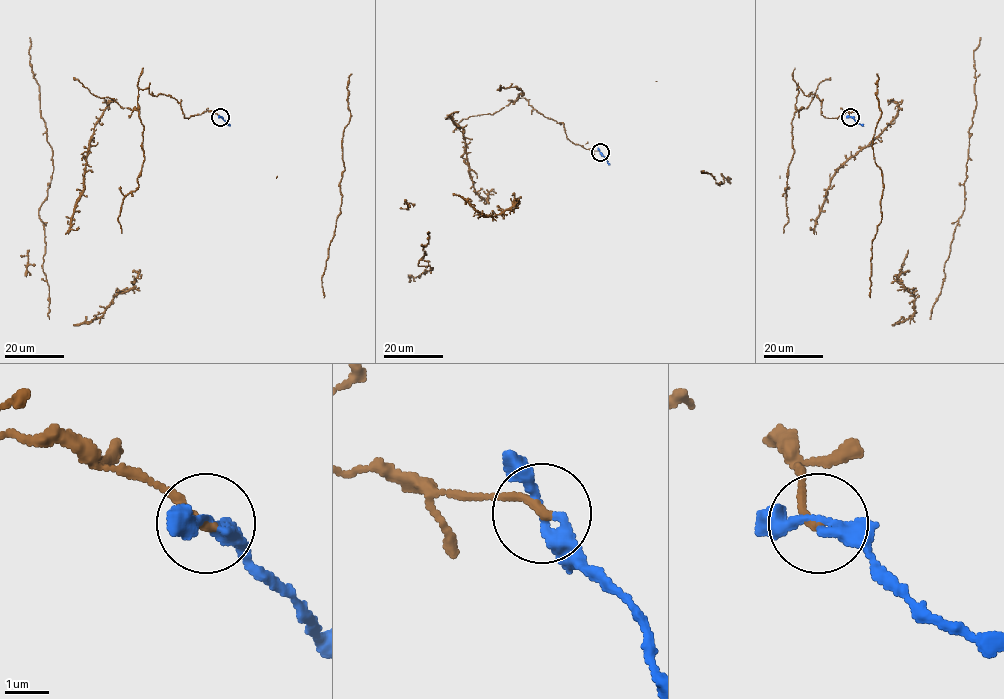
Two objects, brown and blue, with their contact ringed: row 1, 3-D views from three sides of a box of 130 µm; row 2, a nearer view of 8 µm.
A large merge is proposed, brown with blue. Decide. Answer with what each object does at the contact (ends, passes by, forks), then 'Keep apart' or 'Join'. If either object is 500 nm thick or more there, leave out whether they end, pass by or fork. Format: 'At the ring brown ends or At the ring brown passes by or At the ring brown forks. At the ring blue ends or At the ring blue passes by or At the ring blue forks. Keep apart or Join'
At the ring brown ends. At the ring blue passes by. Join

